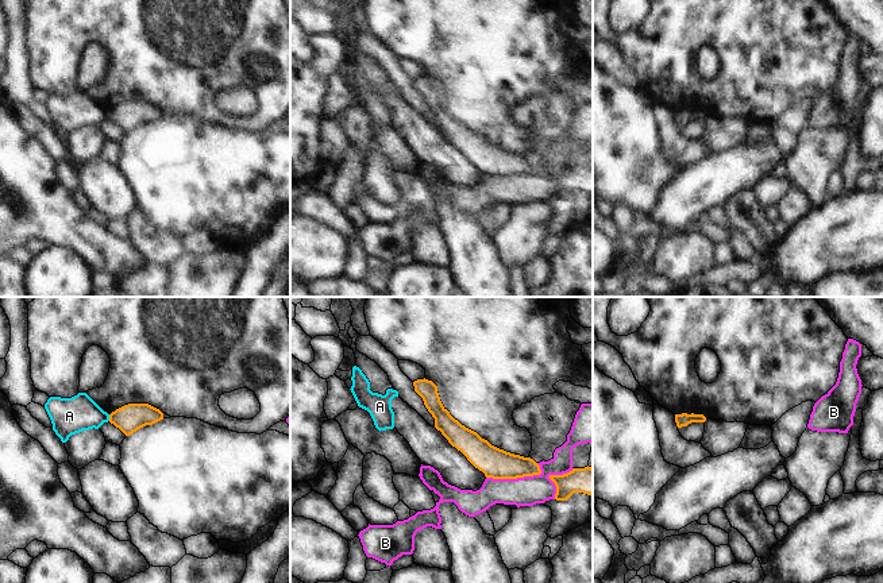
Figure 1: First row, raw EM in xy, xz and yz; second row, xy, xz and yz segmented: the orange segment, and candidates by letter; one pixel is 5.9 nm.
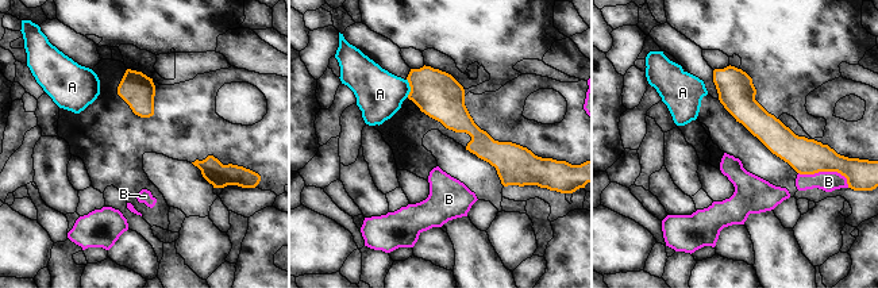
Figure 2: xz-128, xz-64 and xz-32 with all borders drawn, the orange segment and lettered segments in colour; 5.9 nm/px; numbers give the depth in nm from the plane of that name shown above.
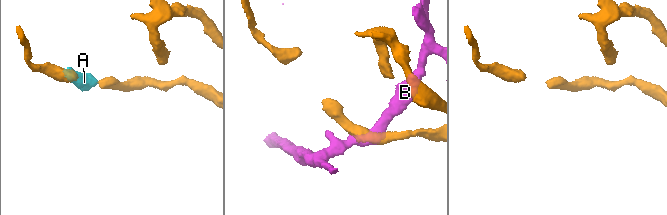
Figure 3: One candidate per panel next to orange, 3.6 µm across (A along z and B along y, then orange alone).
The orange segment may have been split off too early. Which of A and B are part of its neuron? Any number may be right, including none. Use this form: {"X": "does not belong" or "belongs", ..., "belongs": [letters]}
{"A": "does not belong", "B": "does not belong", "belongs": []}

